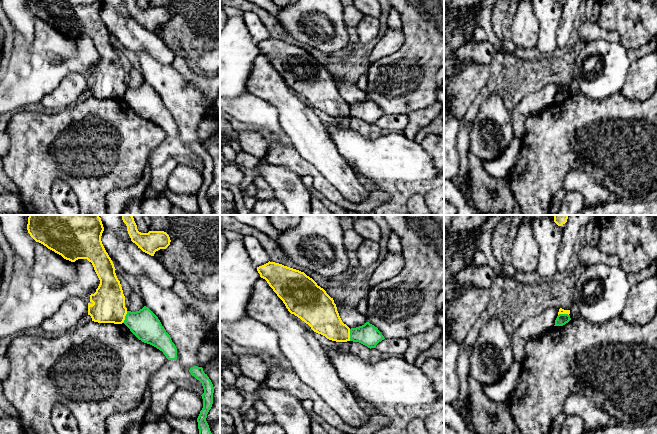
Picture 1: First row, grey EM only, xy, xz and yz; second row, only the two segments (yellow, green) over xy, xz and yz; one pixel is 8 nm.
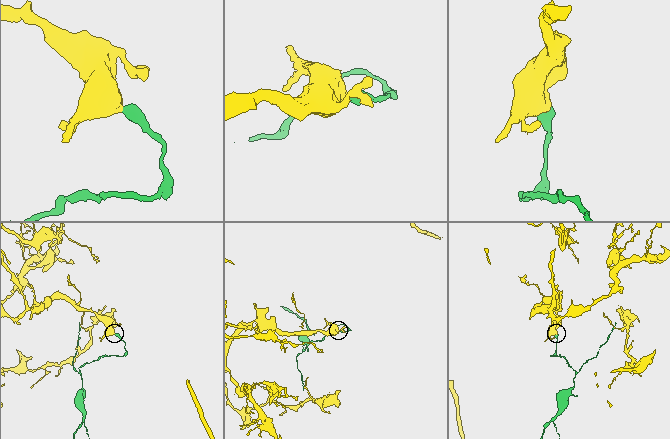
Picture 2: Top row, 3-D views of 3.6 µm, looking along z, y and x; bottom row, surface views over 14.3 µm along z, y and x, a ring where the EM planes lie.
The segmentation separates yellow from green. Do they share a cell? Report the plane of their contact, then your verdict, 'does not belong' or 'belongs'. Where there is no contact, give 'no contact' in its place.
meets yellow in xy; does not belong

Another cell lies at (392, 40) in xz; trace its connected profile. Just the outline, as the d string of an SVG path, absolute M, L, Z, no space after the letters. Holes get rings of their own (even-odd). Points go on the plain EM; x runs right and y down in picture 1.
M388 28L371 52L370 63L386 58L397 52L405 41L402 30Z

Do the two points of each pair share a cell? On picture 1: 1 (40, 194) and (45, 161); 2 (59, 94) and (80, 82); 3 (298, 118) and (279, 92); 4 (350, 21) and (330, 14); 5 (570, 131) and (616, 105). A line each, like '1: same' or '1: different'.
1: same
2: same
3: same
4: different
5: same

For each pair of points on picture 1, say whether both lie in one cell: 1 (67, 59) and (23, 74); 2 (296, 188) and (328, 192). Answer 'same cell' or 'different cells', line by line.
1: same cell
2: different cells

